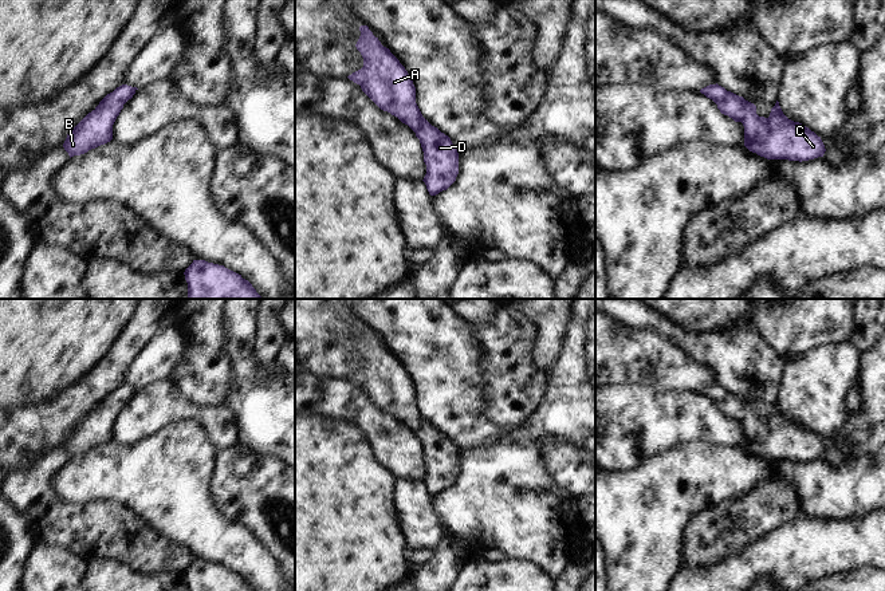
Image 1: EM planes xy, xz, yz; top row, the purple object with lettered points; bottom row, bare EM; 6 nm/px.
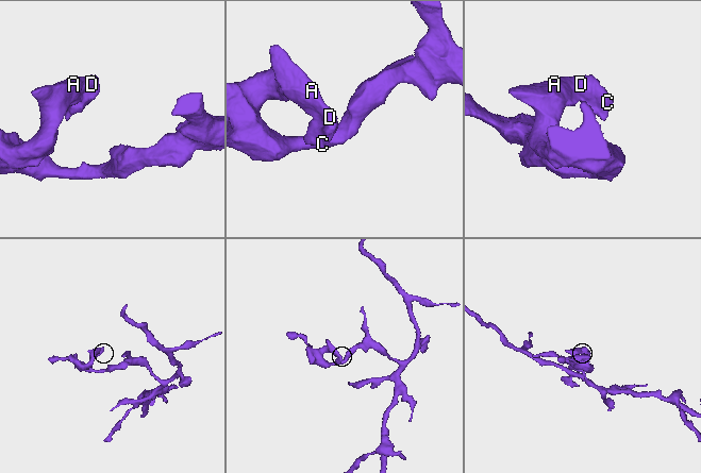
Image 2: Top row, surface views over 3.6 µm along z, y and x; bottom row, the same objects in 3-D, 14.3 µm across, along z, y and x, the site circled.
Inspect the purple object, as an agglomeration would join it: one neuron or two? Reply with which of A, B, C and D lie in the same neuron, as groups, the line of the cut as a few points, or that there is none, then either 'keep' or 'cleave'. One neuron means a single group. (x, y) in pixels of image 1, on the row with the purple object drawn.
A B C D | no cut | keep

